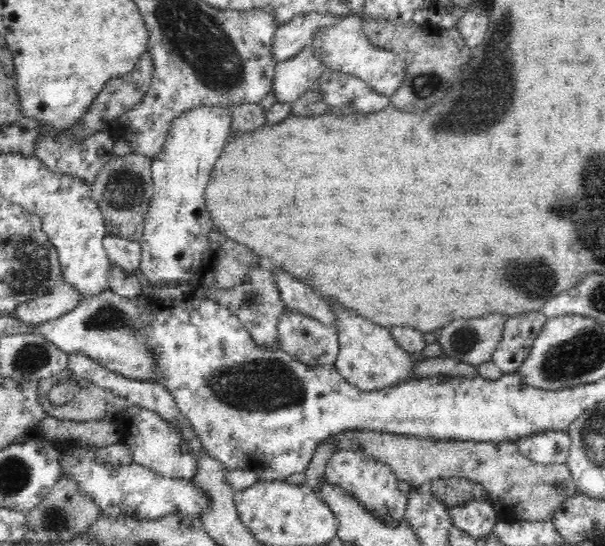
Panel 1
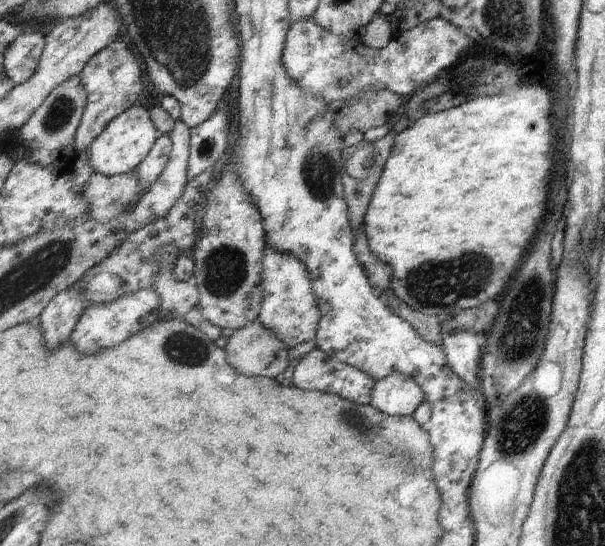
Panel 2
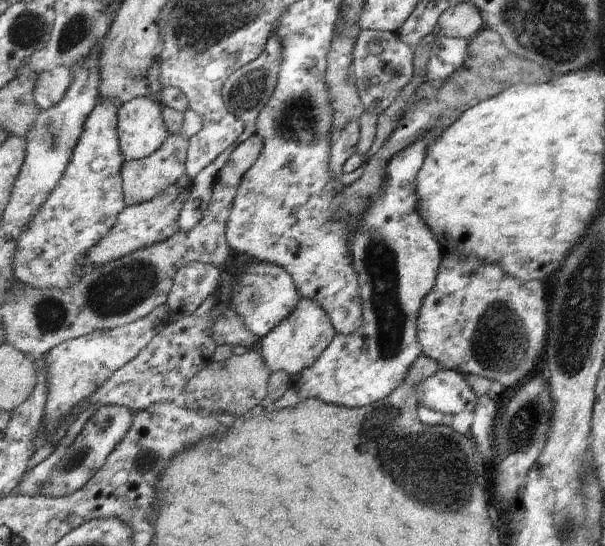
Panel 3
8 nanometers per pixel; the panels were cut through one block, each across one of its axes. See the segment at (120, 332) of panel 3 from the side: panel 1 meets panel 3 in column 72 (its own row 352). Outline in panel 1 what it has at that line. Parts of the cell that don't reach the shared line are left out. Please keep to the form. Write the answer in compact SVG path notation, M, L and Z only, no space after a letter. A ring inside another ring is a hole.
M333 302L334 311L338 313L339 324L336 326L340 350L335 362L338 372L361 391L374 392L382 388L398 386L418 379L416 375L417 361L410 356L400 343L394 339L392 332L386 326L374 324L356 312L346 310L344 306Z

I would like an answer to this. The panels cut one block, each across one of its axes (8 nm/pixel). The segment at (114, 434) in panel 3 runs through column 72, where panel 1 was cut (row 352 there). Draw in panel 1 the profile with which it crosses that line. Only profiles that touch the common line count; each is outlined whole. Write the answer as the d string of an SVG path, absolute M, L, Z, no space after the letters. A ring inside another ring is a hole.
M494 312L482 318L454 320L436 332L436 343L442 346L446 356L474 366L492 361L510 318L506 313Z

